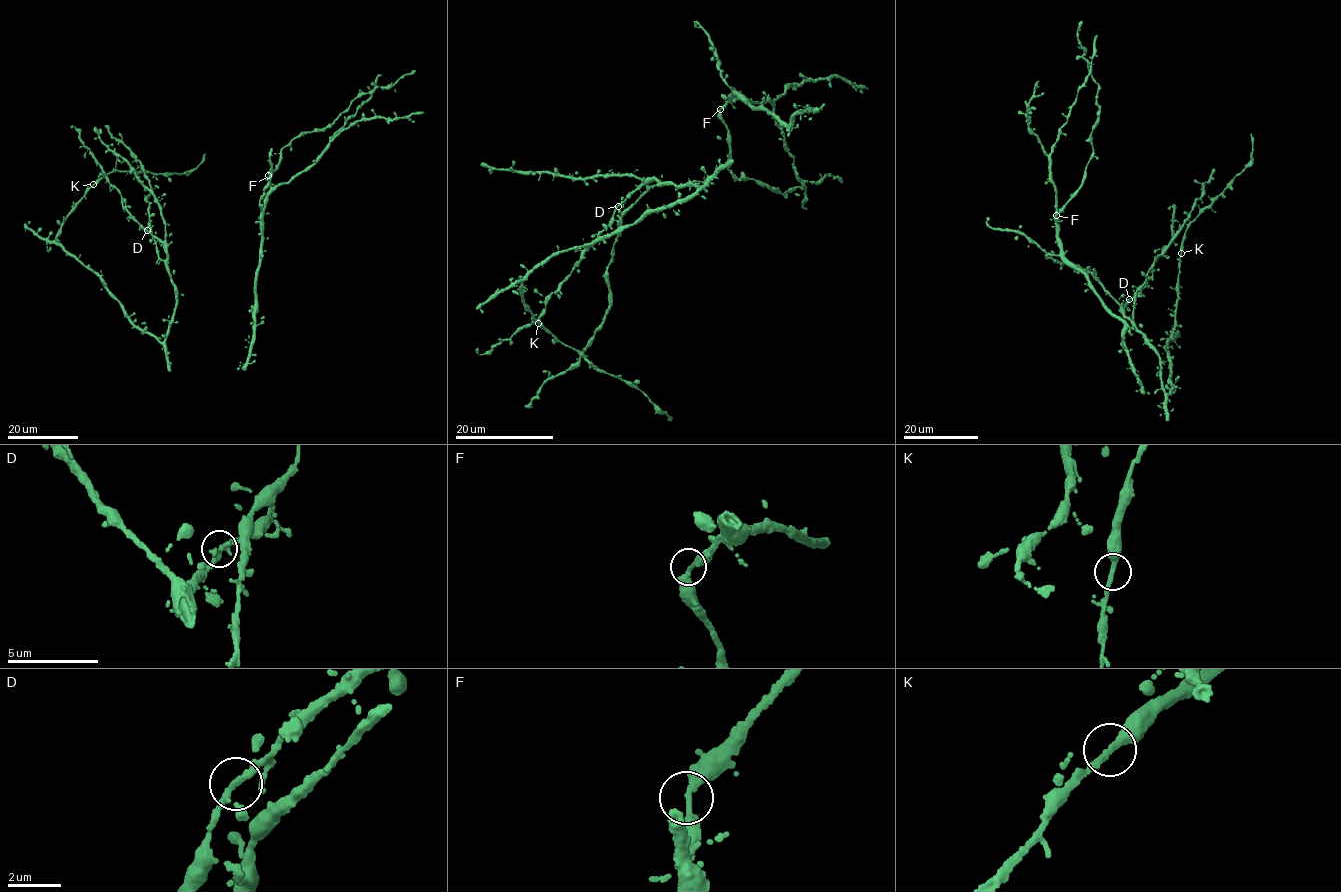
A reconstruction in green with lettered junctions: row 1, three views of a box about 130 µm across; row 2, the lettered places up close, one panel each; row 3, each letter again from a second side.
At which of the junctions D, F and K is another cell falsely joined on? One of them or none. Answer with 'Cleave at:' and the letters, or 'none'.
Cleave at: none

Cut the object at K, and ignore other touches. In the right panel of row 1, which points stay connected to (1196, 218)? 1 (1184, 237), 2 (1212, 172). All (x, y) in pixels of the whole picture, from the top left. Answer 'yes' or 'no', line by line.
1: yes
2: no

